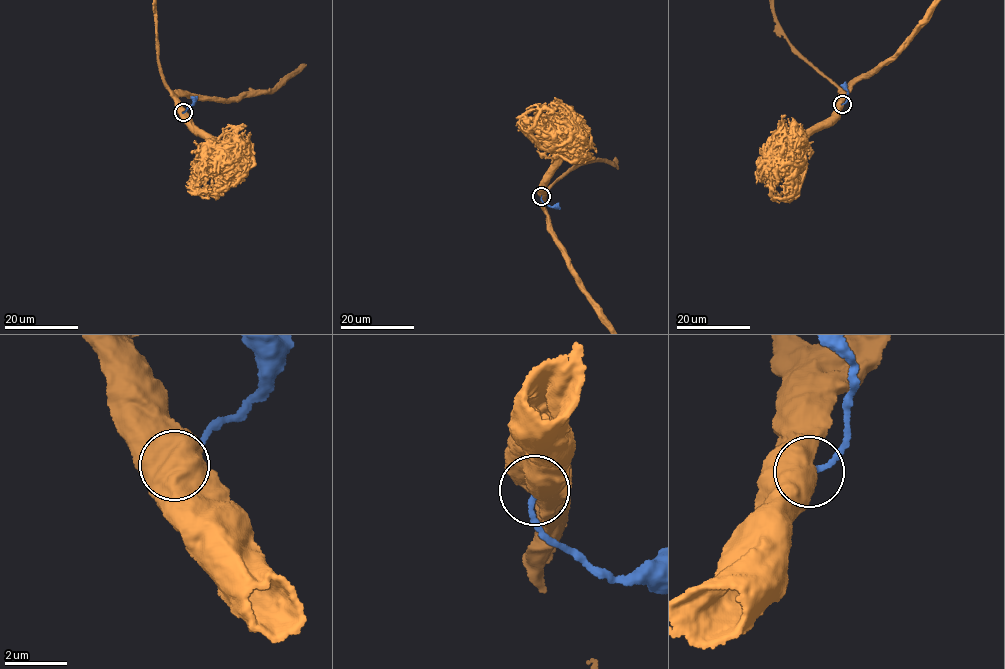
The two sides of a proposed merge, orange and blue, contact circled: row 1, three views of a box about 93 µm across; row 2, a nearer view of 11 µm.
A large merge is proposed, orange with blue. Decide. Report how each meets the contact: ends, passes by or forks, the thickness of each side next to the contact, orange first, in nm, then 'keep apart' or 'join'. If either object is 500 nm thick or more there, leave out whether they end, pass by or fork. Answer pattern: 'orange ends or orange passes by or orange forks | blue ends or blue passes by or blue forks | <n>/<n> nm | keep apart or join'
800/170 nm | keep apart

